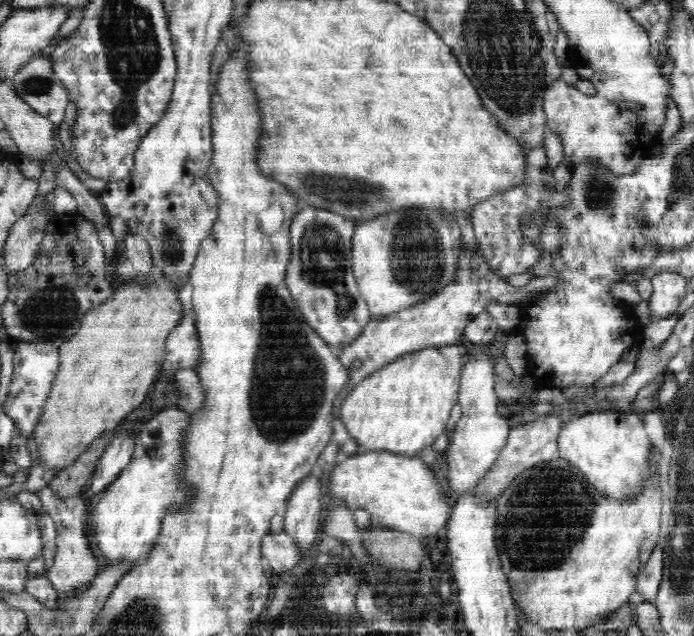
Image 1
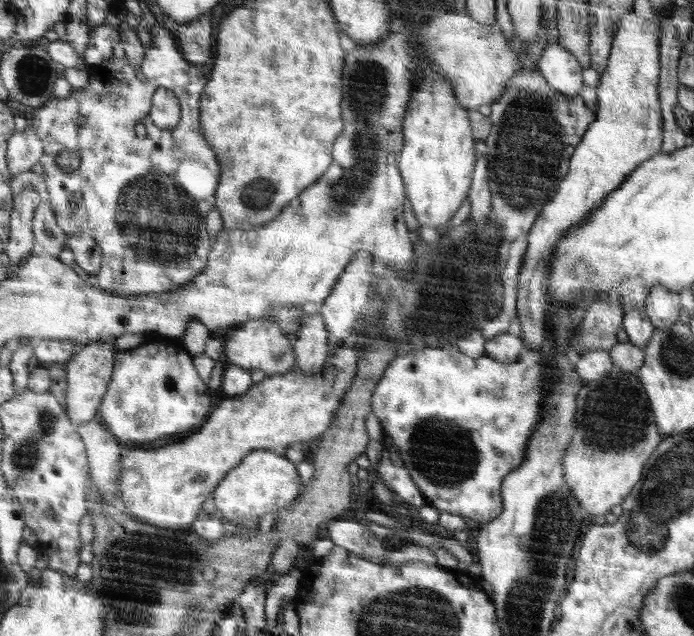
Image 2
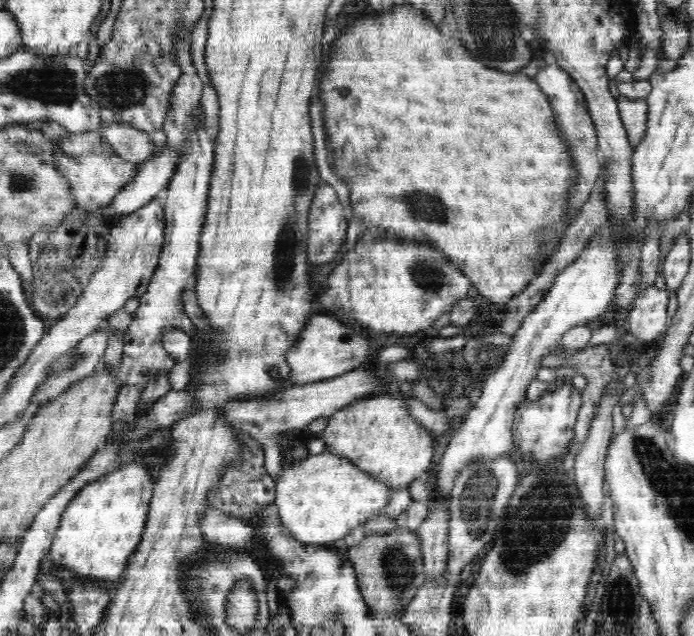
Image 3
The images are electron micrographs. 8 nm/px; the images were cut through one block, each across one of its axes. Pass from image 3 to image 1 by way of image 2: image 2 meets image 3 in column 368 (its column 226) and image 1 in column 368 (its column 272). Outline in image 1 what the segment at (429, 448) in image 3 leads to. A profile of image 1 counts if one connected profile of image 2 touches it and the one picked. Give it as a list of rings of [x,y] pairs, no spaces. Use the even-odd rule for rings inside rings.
[[[450,344],[443,347],[428,347],[400,359],[373,372],[355,386],[352,393],[342,402],[338,416],[354,437],[360,453],[387,451],[414,458],[426,446],[434,444],[434,439],[446,432],[446,426],[459,400],[462,370],[460,346]]]

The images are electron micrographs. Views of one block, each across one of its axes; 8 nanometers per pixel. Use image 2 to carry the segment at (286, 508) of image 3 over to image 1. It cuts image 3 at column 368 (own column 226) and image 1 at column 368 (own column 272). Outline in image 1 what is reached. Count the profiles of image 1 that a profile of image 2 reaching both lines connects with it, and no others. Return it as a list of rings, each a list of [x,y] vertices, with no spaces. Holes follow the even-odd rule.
[[[371,451],[358,453],[347,460],[339,462],[332,469],[332,480],[328,488],[330,498],[342,498],[348,506],[364,508],[369,514],[378,516],[378,524],[387,529],[393,529],[419,538],[434,537],[440,530],[447,527],[451,518],[453,503],[446,500],[446,494],[438,482],[434,472],[417,456],[410,458],[387,451]]]

